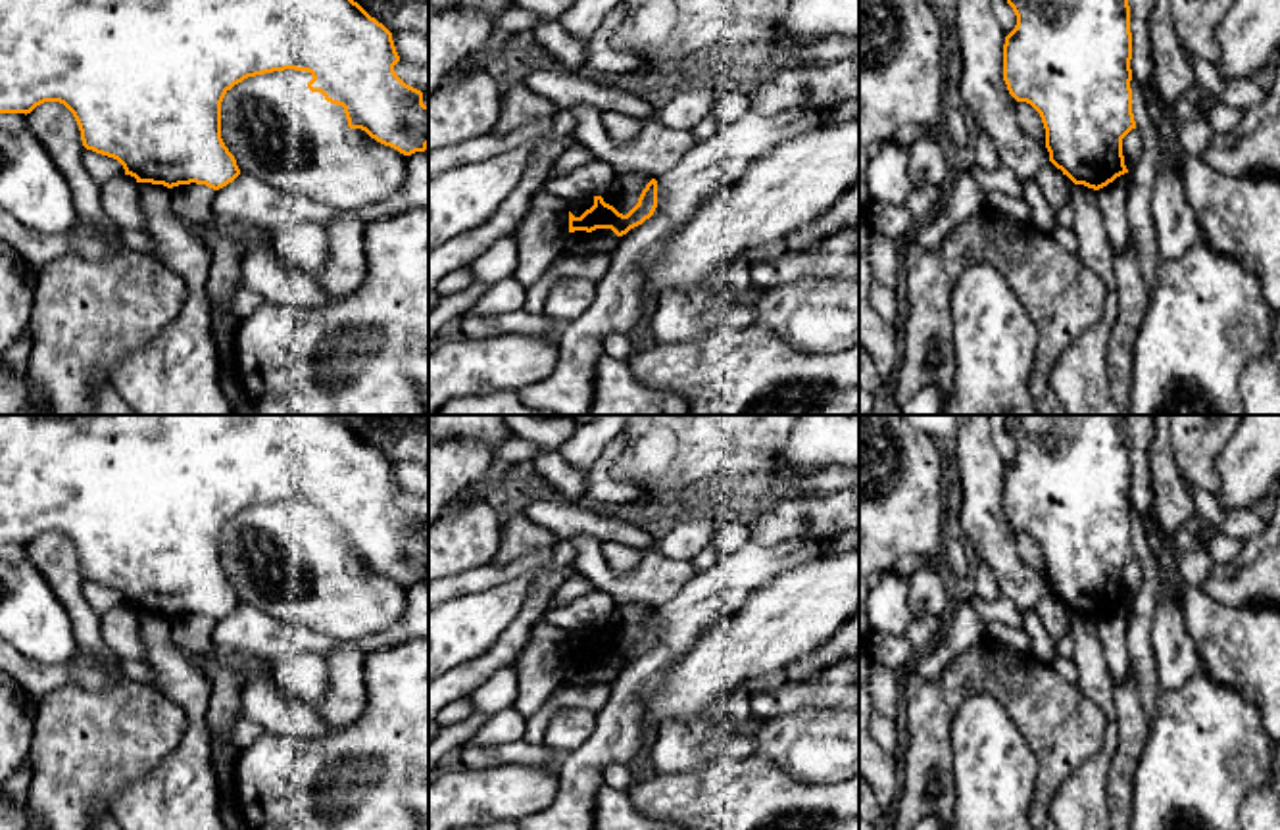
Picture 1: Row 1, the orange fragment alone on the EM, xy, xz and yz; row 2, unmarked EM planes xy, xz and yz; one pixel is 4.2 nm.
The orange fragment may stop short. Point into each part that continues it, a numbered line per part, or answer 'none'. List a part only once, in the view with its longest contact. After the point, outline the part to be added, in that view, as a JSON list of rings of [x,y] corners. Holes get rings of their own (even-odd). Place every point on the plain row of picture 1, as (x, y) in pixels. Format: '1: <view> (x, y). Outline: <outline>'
none

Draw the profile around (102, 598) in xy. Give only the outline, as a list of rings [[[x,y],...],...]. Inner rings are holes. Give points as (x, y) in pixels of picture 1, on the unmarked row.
[[[92,580],[85,582],[85,598],[88,599],[88,603],[96,609],[98,615],[117,607],[117,605],[125,605],[123,596],[108,586],[96,584]]]

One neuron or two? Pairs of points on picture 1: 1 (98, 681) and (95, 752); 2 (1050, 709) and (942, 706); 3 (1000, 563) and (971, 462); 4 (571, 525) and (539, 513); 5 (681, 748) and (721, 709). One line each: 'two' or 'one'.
1: two
2: one
3: one
4: one
5: one

